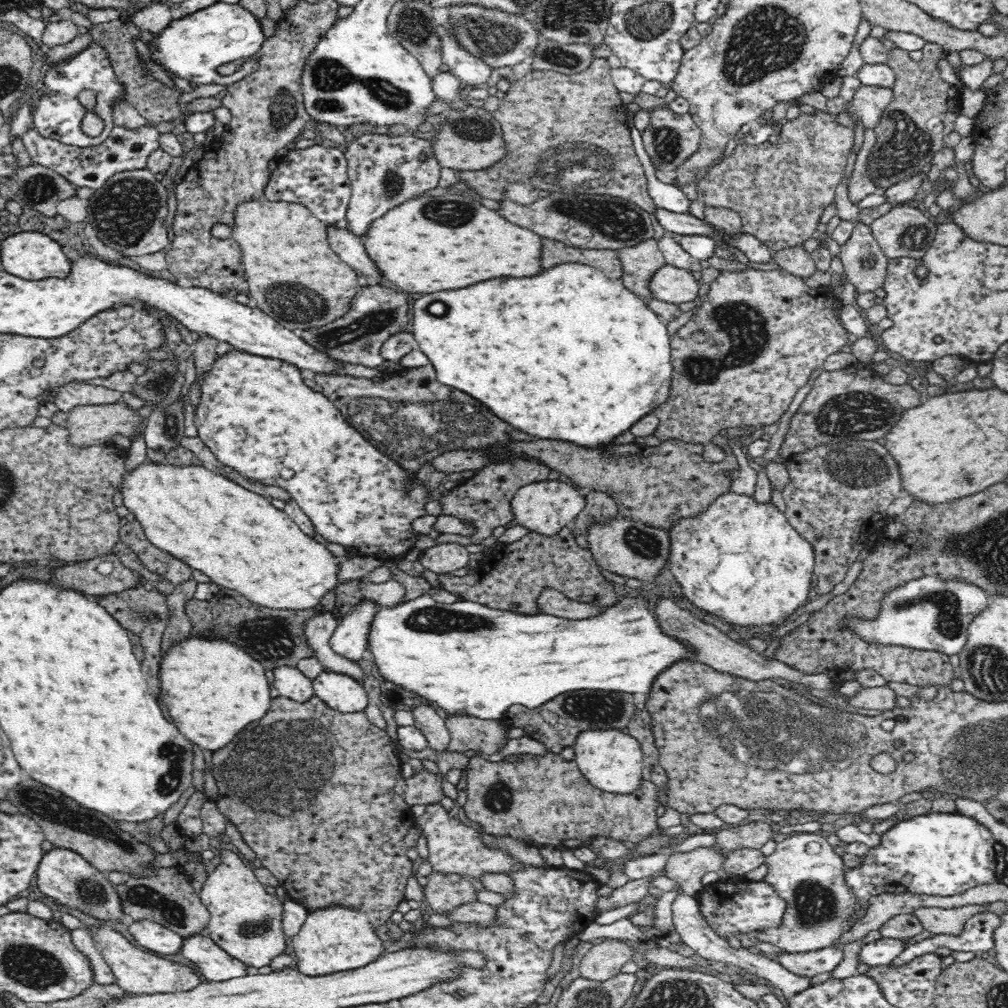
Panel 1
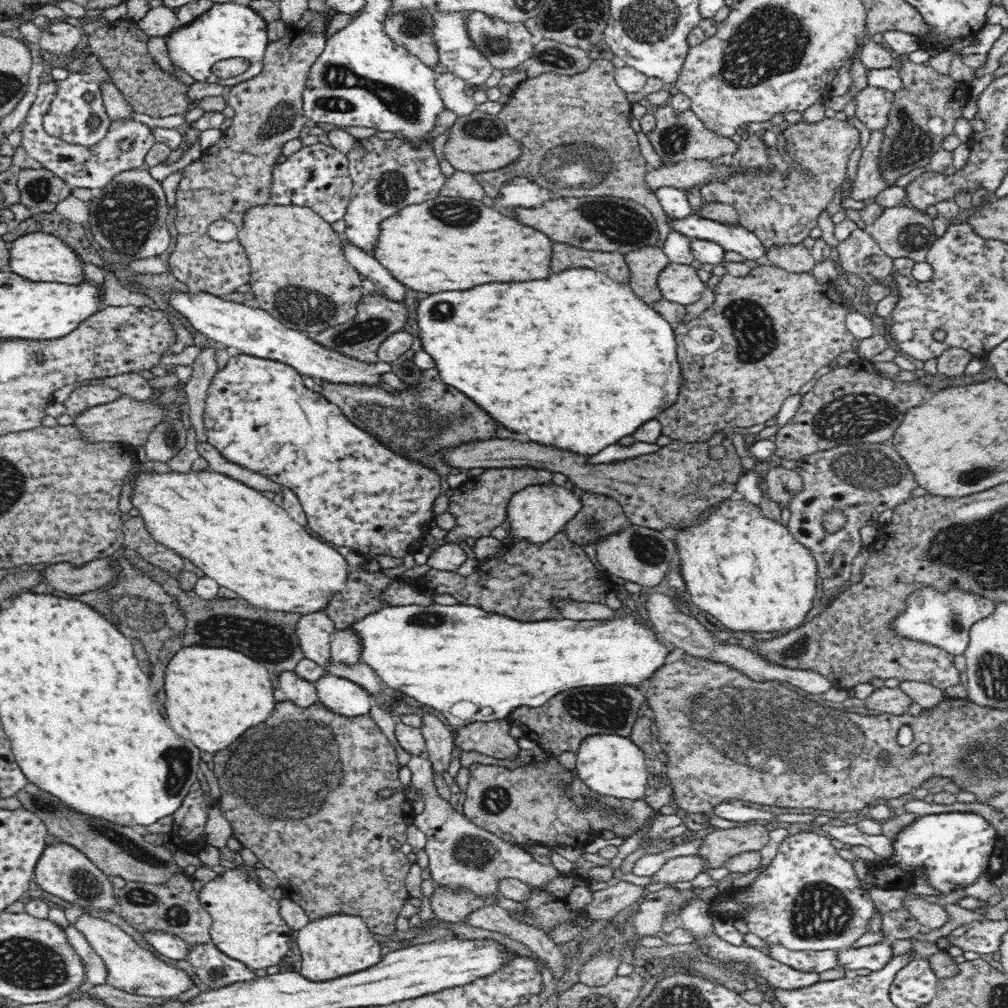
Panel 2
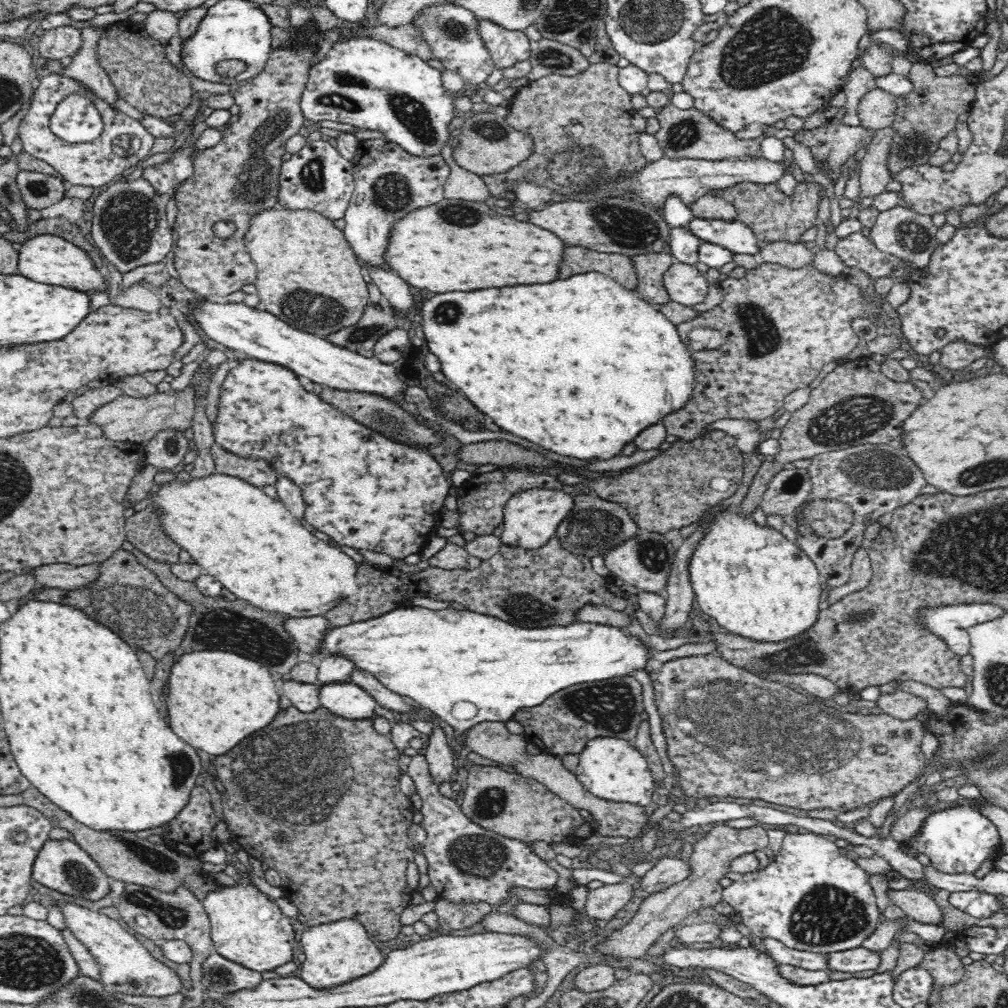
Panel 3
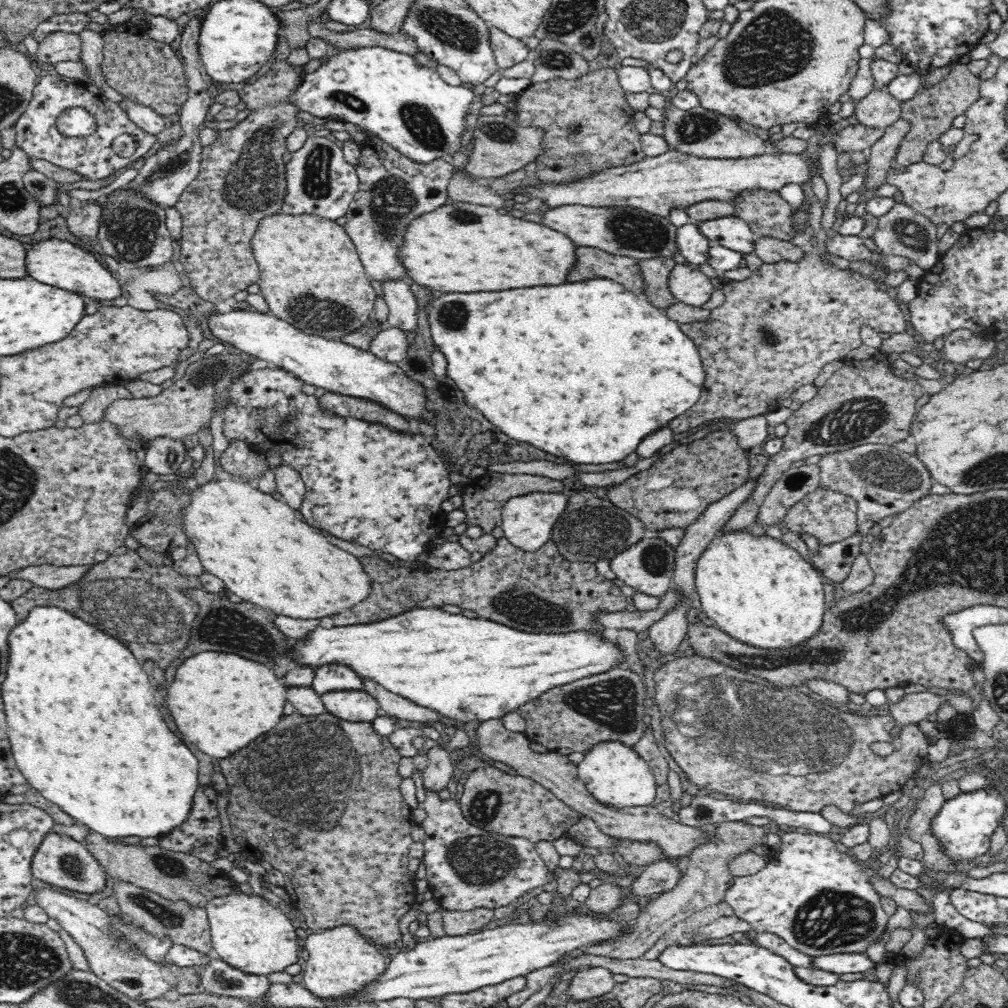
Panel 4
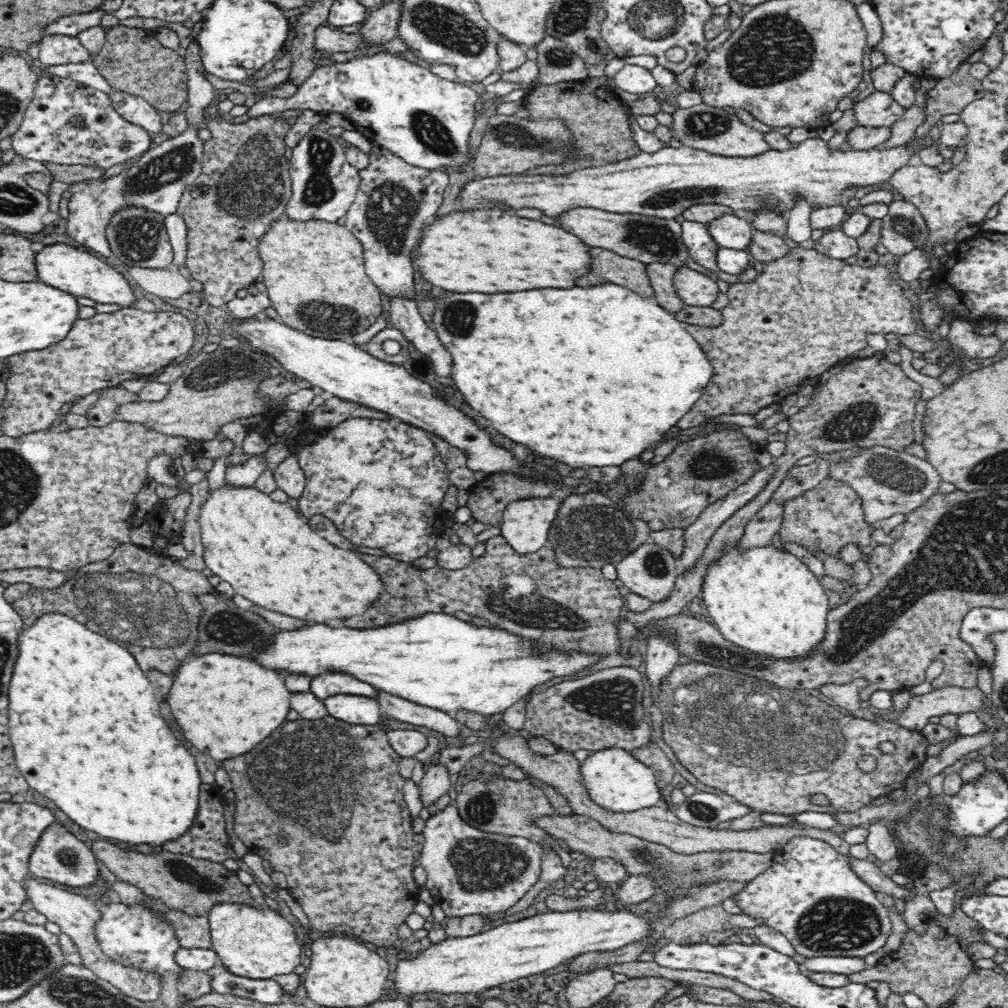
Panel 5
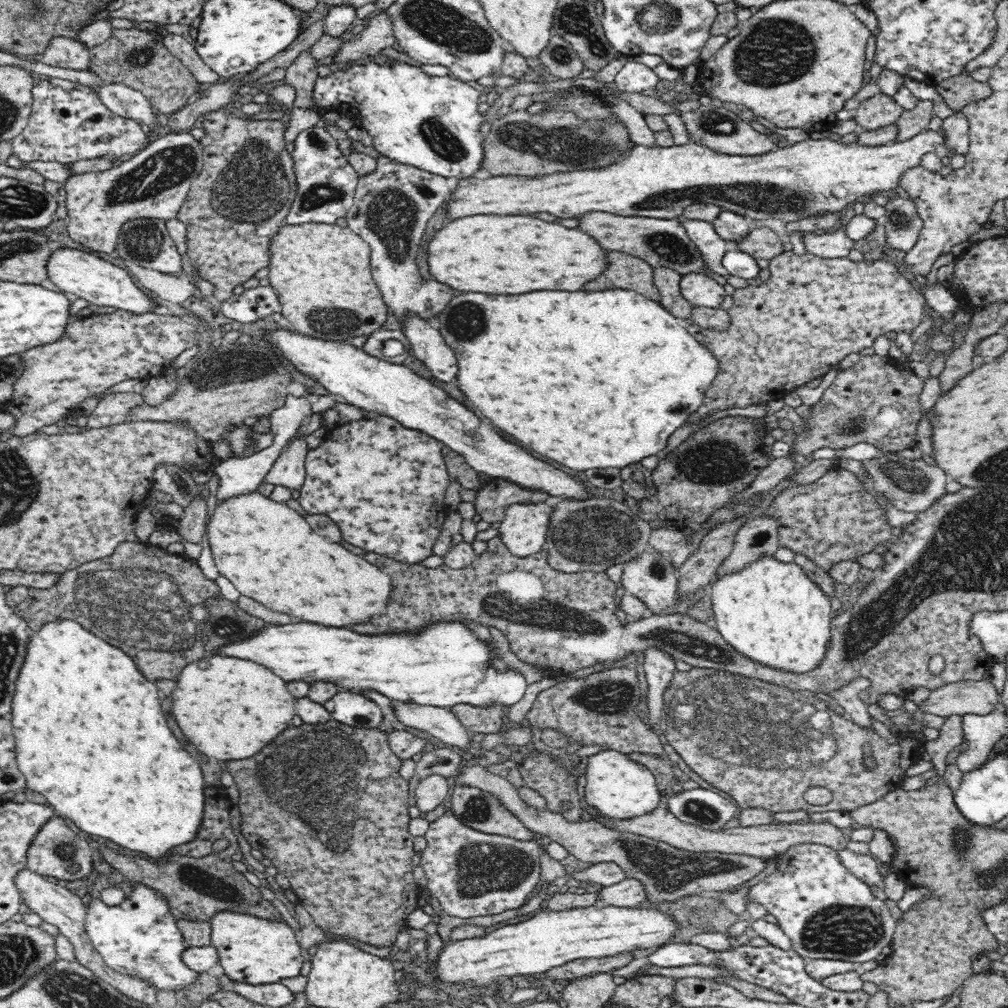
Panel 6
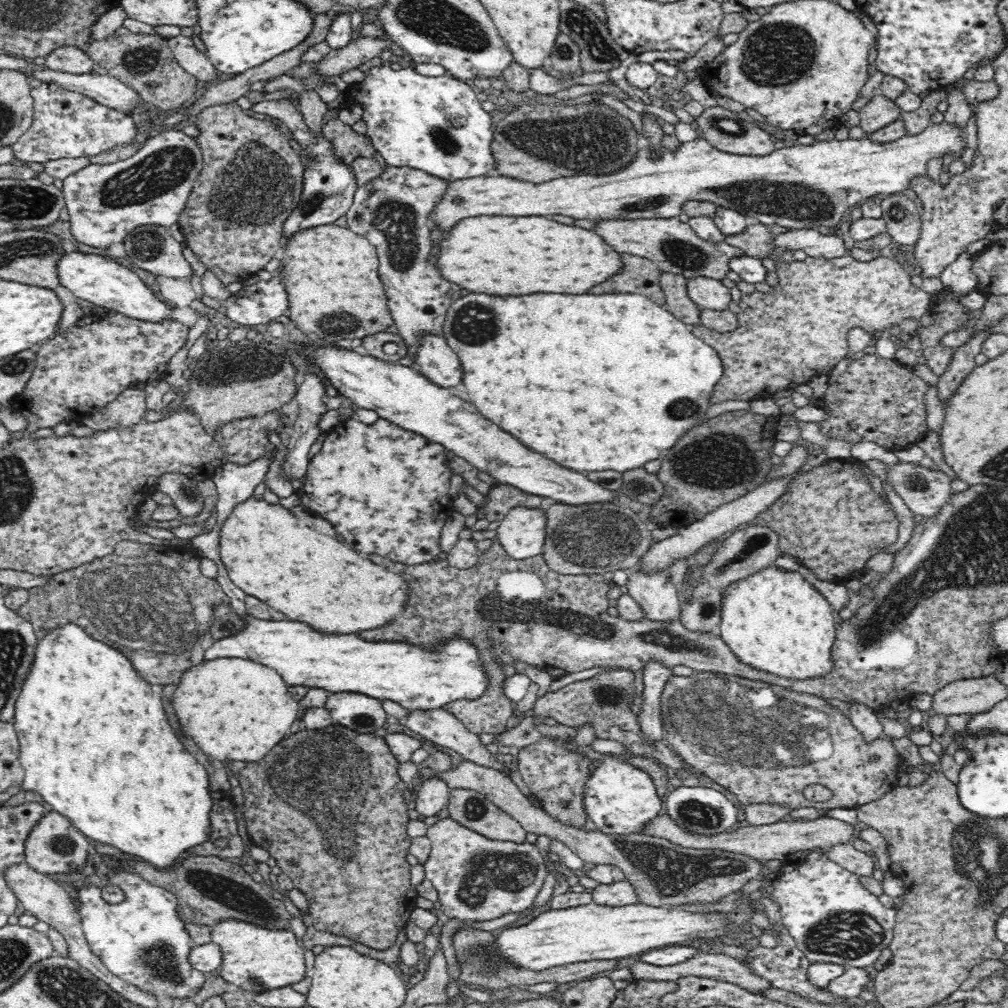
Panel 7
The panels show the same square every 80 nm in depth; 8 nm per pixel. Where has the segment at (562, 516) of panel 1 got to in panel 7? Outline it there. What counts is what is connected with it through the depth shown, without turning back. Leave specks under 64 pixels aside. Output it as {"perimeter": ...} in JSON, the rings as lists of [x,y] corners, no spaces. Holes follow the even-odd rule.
{"perimeter":[[[516,506],[500,521],[496,538],[510,557],[524,561],[543,553],[546,529],[544,509]]]}

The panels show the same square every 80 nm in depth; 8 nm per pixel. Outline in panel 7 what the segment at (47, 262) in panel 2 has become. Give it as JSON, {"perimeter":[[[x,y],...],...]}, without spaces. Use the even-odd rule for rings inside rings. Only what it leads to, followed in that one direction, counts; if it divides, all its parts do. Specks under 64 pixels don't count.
{"perimeter":[[[81,251],[66,252],[56,260],[56,275],[60,285],[64,286],[82,300],[92,302],[96,306],[105,306],[116,310],[130,318],[160,322],[170,318],[172,304],[161,302],[154,292],[140,281],[136,273],[126,266],[110,261],[101,255],[83,253]]]}

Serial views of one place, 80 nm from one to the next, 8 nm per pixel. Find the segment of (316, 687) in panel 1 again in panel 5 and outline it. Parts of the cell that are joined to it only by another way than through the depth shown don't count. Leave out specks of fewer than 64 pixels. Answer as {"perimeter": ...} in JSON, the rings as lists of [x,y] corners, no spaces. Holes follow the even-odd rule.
{"perimeter":[[[336,694],[324,698],[328,714],[338,720],[357,725],[376,725],[382,718],[382,708],[374,697]]]}

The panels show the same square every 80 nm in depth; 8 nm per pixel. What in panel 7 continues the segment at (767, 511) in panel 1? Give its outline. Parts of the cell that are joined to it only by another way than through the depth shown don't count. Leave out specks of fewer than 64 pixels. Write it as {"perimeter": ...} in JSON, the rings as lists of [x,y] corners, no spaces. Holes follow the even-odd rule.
{"perimeter":[[[769,565],[750,577],[733,581],[722,594],[722,601],[720,637],[744,664],[778,677],[796,680],[824,677],[826,672],[832,670],[830,652],[836,636],[832,606],[797,571]]]}

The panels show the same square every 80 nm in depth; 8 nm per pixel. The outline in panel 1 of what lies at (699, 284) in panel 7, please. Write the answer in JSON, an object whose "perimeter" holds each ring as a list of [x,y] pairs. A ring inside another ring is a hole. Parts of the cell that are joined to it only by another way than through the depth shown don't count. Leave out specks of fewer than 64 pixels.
{"perimeter":[[[666,264],[650,276],[646,285],[650,298],[679,305],[698,296],[696,281],[691,271]]]}

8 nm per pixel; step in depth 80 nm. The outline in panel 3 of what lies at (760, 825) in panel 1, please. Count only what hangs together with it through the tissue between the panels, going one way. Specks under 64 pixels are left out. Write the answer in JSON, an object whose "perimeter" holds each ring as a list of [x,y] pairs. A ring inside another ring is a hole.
{"perimeter":[[[724,825],[707,830],[707,835],[698,839],[693,845],[689,861],[692,867],[690,876],[682,882],[669,886],[666,890],[639,898],[634,905],[635,915],[630,923],[613,932],[607,940],[597,946],[597,949],[622,958],[639,959],[647,953],[653,943],[656,943],[665,930],[673,928],[692,912],[696,912],[696,908],[713,907],[718,902],[722,902],[723,887],[716,880],[724,878],[724,873],[729,871],[730,863],[734,858],[747,852],[762,854],[763,849],[768,846],[766,832],[758,825],[744,830],[735,830]]]}

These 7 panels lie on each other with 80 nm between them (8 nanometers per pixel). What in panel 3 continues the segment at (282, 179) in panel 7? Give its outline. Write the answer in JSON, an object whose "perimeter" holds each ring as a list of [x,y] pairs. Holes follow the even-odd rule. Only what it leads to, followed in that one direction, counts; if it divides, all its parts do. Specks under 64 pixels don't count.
{"perimeter":[[[312,20],[294,27],[294,33],[296,36],[291,36],[288,45],[270,50],[265,68],[258,76],[233,87],[231,94],[234,105],[240,107],[238,119],[223,132],[224,136],[220,143],[201,150],[201,154],[193,159],[192,176],[186,178],[175,192],[178,212],[174,222],[178,239],[173,264],[182,284],[202,297],[214,294],[228,296],[232,292],[238,292],[246,284],[254,284],[256,265],[246,250],[244,234],[248,232],[250,218],[256,212],[278,206],[278,172],[285,153],[284,144],[293,136],[300,134],[304,125],[307,125],[301,100],[313,66],[312,59],[320,48],[320,44],[316,42],[320,29]],[[218,220],[230,220],[236,224],[237,230],[232,237],[223,240],[214,235],[212,224]]]}

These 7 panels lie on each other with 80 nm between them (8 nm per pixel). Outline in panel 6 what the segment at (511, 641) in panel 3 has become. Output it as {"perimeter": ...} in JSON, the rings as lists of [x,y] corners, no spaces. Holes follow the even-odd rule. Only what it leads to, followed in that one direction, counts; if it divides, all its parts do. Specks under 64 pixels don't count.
{"perimeter":[[[435,621],[418,634],[378,634],[378,636],[356,634],[344,628],[330,628],[330,626],[320,626],[320,624],[268,625],[252,640],[234,642],[230,646],[224,646],[222,652],[226,656],[258,662],[274,670],[286,682],[292,682],[292,680],[332,681],[332,683],[338,683],[340,687],[354,688],[358,691],[376,691],[391,700],[449,710],[459,704],[484,707],[484,709],[494,705],[507,708],[516,704],[529,686],[524,674],[517,669],[507,664],[504,671],[494,668],[494,665],[490,664],[492,650],[488,648],[488,644],[474,638],[474,634],[458,621]]]}

